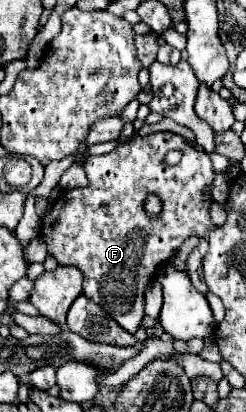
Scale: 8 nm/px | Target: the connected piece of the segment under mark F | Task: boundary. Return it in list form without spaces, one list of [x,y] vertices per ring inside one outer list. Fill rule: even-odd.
[[[154,132],[148,136],[132,136],[108,154],[90,156],[86,160],[86,176],[86,188],[64,190],[52,204],[52,210],[42,218],[42,236],[48,244],[48,254],[52,254],[60,264],[70,264],[82,270],[84,294],[100,304],[124,330],[134,334],[144,318],[144,290],[156,278],[158,268],[170,260],[188,236],[198,234],[202,238],[210,228],[202,190],[214,180],[214,168],[206,152],[198,152],[188,146],[178,134]],[[176,148],[182,150],[182,160],[176,166],[166,166],[164,156]],[[150,192],[156,192],[164,202],[164,212],[158,220],[148,220],[144,216],[142,204]]]

